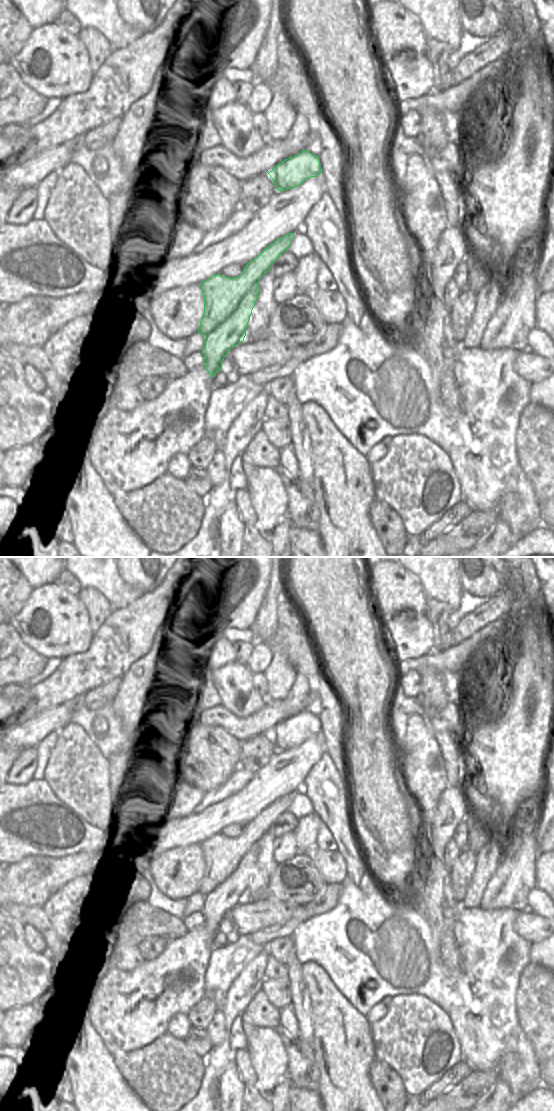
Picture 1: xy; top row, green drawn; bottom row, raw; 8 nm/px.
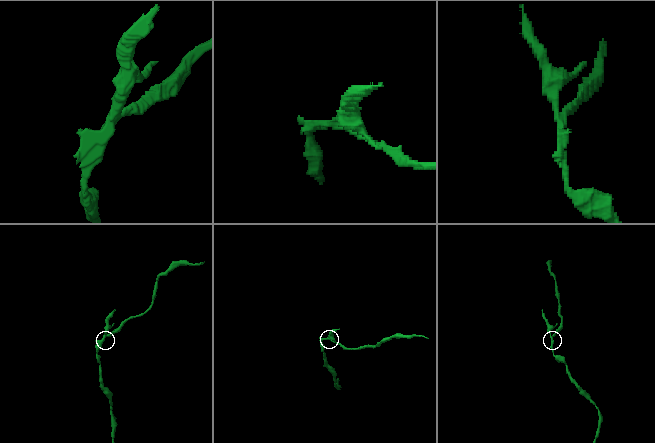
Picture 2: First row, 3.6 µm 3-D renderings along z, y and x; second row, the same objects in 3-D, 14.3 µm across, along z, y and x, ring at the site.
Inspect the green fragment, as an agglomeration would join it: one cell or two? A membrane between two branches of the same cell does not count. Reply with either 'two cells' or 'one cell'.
two cells

